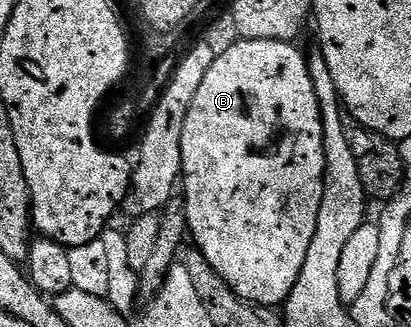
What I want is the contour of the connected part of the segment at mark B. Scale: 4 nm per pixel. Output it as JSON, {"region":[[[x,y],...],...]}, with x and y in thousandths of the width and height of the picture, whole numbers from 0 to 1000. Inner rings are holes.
{"region":[[[574,122],[545,156],[530,162],[513,196],[504,232],[494,232],[494,257],[484,257],[484,281],[474,281],[474,306],[465,306],[465,330],[455,343],[455,367],[445,379],[445,428],[440,431],[440,529],[445,569],[450,557],[450,657],[460,688],[457,725],[467,749],[487,765],[489,780],[543,844],[557,884],[572,890],[591,917],[611,917],[633,936],[681,939],[708,905],[708,881],[727,856],[727,832],[737,832],[737,795],[747,795],[747,771],[757,758],[757,734],[771,706],[771,676],[781,657],[781,615],[791,572],[791,480],[786,477],[786,367],[781,321],[766,294],[766,257],[757,257],[757,220],[742,193],[745,168],[730,165],[710,128],[679,122]]]}

